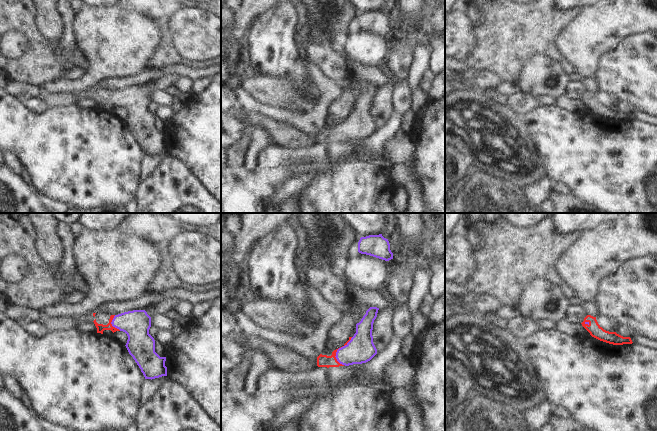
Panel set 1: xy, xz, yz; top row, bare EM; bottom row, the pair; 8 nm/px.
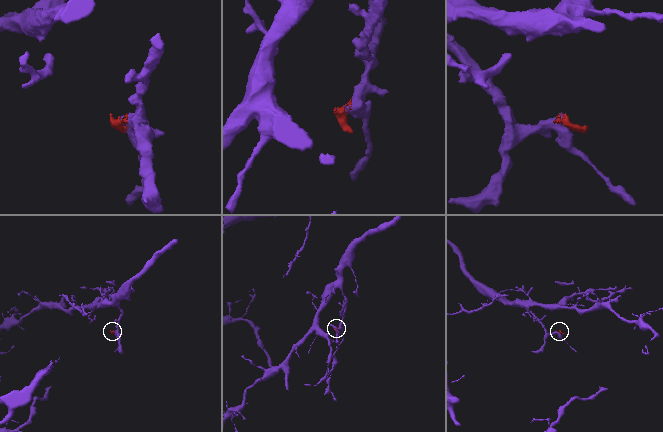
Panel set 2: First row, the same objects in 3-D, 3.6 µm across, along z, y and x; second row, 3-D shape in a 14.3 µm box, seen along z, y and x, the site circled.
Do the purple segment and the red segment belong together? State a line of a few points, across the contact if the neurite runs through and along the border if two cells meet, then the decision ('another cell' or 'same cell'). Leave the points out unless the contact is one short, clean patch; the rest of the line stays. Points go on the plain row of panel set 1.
xz (360, 125), (337, 126), (329, 136), (322, 136) | same cell

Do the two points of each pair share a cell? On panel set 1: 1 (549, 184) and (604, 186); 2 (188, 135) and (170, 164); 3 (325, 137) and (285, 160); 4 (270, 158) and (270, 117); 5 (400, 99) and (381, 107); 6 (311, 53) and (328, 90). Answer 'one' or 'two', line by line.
1: two
2: two
3: two
4: two
5: two
6: two

